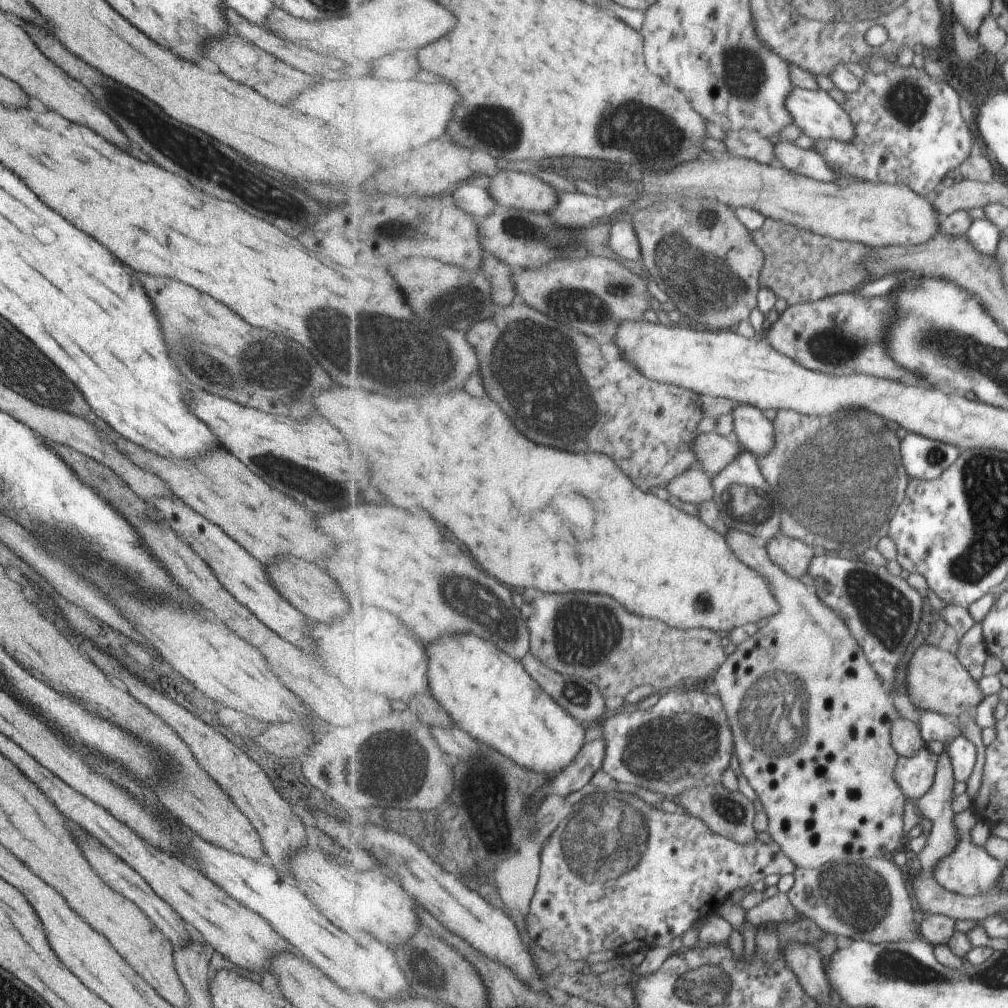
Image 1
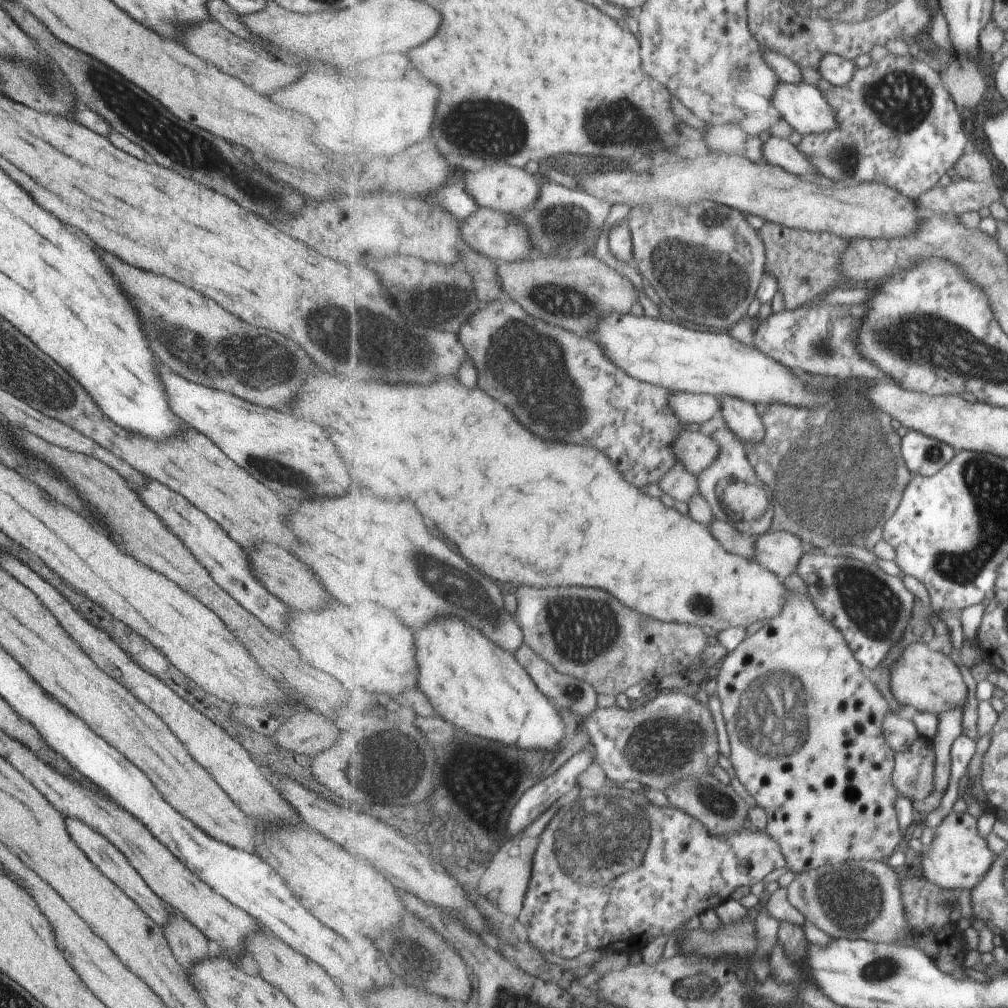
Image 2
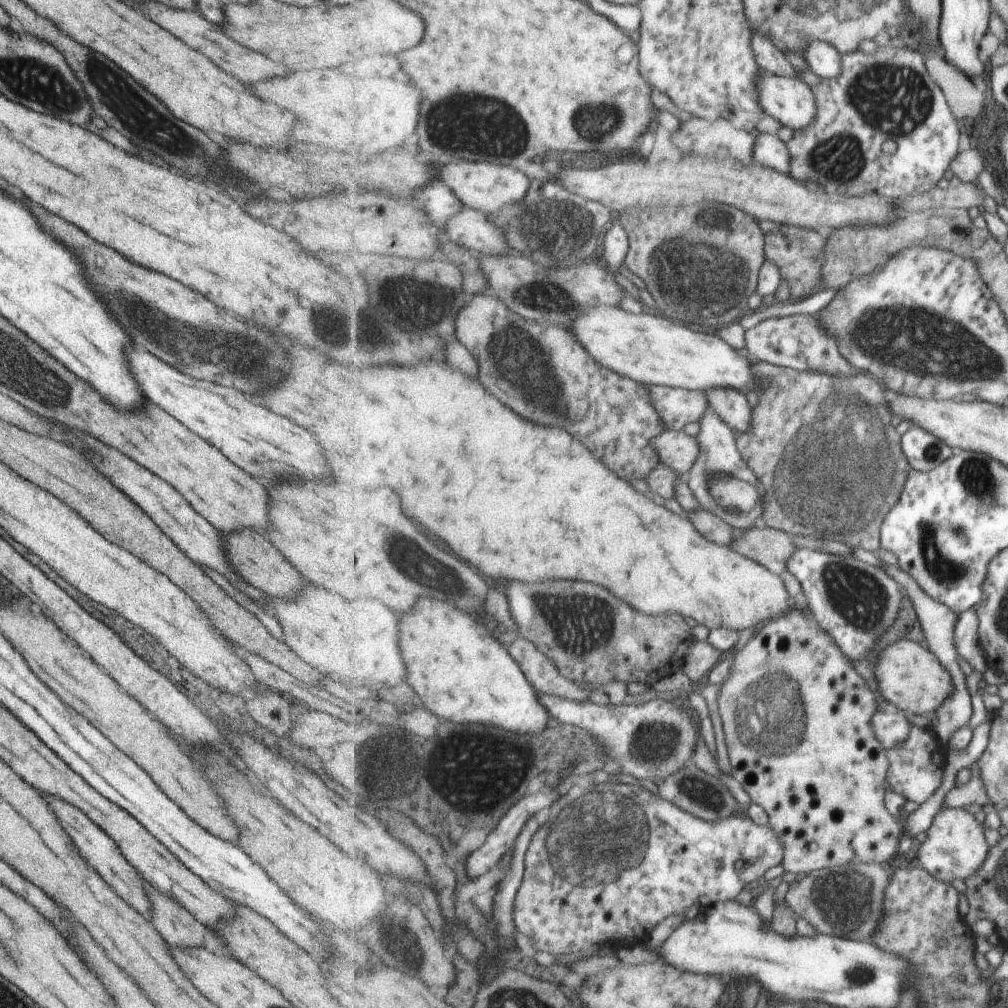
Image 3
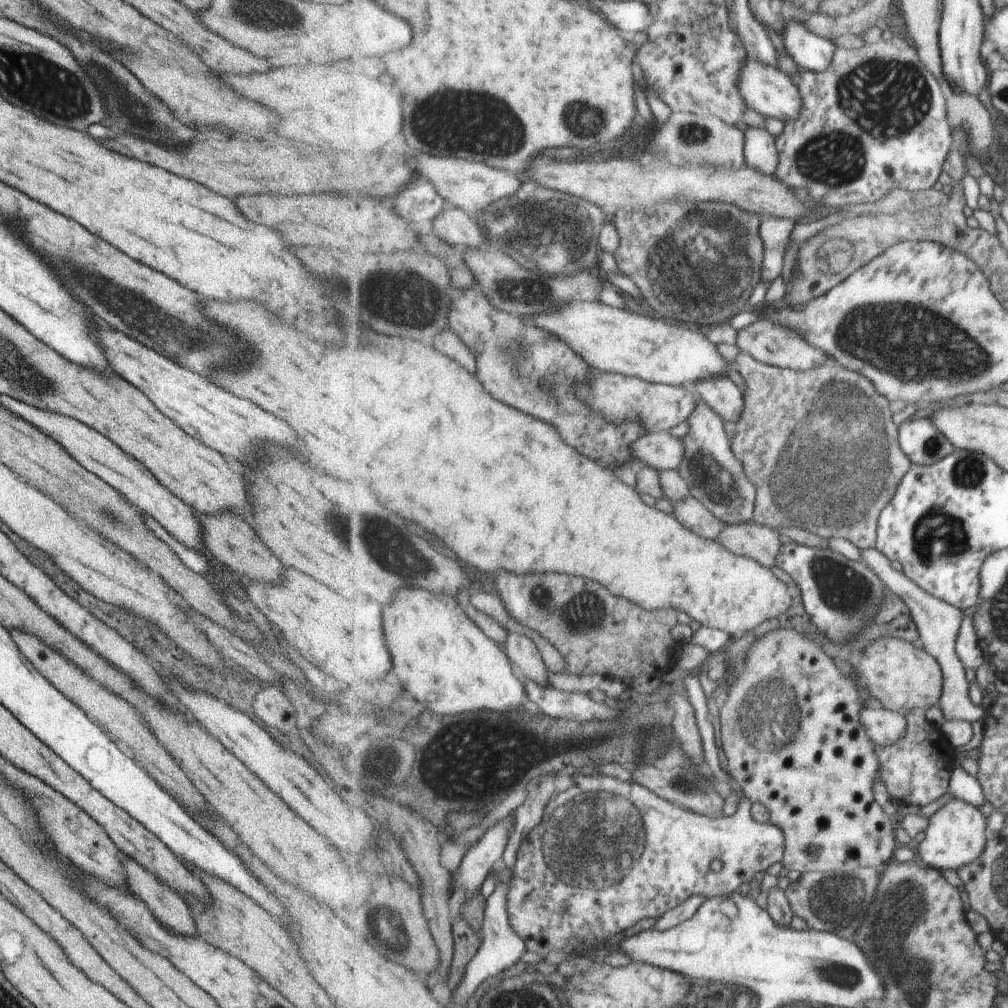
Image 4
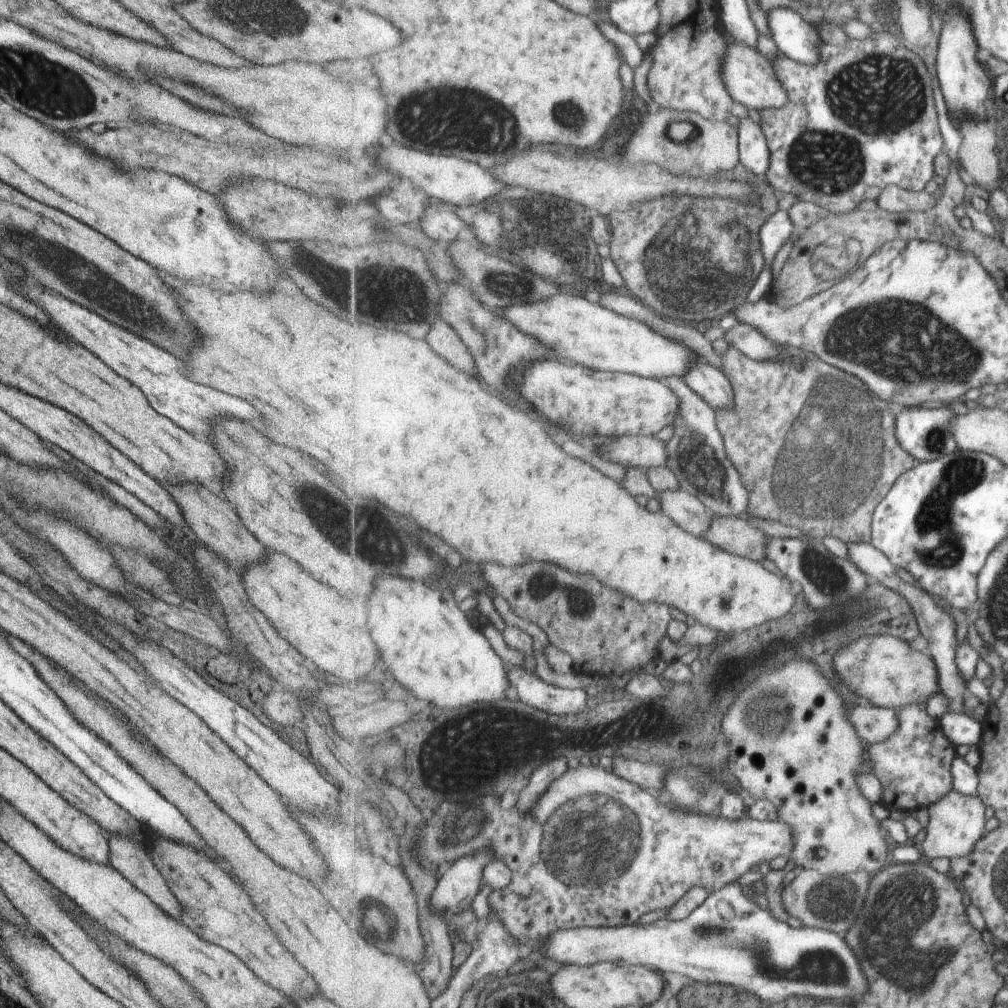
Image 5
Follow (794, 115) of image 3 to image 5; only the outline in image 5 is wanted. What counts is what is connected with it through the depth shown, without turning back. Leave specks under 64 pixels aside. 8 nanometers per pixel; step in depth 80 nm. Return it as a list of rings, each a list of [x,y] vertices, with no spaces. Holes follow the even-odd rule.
[[[723,26],[724,38],[728,43],[728,49],[722,62],[723,80],[729,94],[735,101],[740,102],[751,110],[768,109],[771,107],[783,108],[788,103],[788,94],[782,85],[773,64],[754,47],[739,42],[734,34],[727,32]]]

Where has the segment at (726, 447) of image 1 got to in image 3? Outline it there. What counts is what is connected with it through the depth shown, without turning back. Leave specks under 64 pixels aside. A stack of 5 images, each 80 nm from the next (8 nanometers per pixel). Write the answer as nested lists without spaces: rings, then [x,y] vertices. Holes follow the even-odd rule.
[[[667,429],[667,432],[653,438],[651,446],[655,448],[663,465],[677,470],[683,476],[689,473],[695,460],[701,456],[699,440],[683,430]]]

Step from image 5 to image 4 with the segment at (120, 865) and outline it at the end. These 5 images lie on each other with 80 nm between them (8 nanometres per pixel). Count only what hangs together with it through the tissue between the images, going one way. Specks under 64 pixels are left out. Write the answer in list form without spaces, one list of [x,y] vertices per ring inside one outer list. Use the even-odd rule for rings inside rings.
[[[121,854],[120,857],[129,889],[147,906],[153,918],[173,934],[197,937],[193,918],[182,898],[131,858]]]

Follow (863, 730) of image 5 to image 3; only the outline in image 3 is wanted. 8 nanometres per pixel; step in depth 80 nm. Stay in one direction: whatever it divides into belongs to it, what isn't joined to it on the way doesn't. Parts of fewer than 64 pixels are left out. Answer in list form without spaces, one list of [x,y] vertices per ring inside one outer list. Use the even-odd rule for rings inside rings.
[[[877,712],[873,716],[873,730],[888,750],[905,744],[911,736],[912,723],[899,712]]]

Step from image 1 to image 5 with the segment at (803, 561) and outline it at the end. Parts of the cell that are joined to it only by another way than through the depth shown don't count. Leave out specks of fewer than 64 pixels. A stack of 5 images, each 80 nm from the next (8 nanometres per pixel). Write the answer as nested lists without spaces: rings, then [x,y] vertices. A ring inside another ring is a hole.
[[[737,514],[712,515],[710,527],[701,538],[734,555],[753,560],[766,558],[766,542],[769,537],[755,525],[749,524]]]

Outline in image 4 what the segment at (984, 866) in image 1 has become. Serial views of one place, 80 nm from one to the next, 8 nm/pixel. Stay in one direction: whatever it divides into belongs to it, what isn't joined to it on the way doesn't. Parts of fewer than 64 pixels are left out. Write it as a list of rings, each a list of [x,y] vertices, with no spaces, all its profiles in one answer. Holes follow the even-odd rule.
[[[954,798],[932,814],[929,828],[918,846],[917,859],[939,870],[949,868],[959,872],[984,853],[989,836],[987,818],[981,808],[966,800]]]

